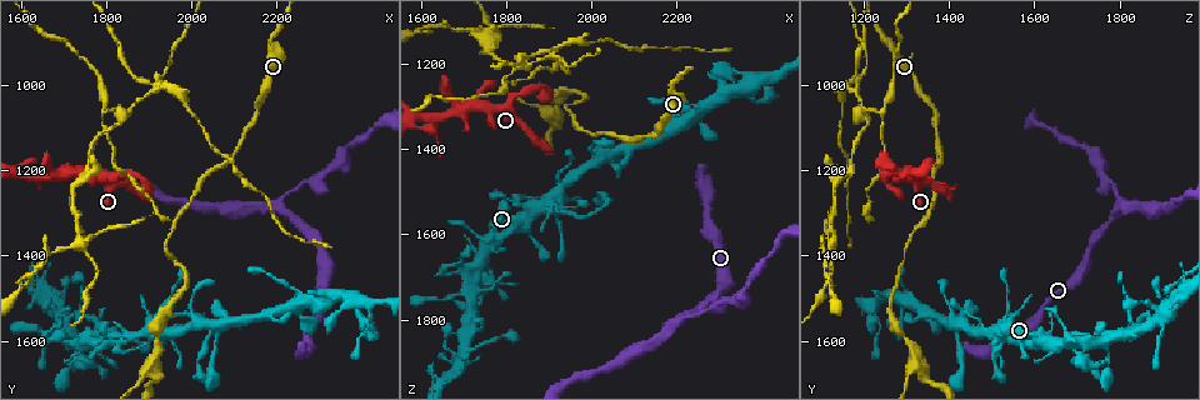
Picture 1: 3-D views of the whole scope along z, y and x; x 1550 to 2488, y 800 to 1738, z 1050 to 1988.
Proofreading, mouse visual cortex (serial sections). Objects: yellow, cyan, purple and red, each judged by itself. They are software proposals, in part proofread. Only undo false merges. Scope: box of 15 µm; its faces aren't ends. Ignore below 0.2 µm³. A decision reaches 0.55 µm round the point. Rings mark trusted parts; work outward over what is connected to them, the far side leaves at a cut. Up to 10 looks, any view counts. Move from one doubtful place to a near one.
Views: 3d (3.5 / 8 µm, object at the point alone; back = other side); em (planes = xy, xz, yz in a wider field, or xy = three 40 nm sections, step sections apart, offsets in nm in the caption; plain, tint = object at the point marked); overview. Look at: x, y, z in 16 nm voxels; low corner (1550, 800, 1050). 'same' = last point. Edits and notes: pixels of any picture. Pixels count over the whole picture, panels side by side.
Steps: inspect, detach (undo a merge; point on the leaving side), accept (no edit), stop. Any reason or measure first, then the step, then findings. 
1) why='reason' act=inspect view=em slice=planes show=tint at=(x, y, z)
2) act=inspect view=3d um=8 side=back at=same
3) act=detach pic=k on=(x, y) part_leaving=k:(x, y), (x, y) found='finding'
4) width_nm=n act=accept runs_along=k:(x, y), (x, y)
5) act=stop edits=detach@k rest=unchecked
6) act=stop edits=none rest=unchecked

why='abrupt turn' act=inspect view=3d um=3.5 side=back at=(1770, 1650, 1710)

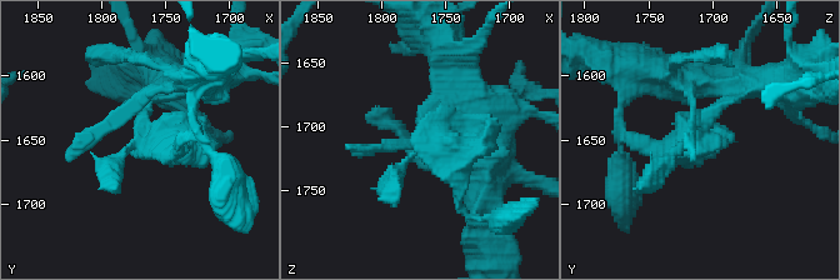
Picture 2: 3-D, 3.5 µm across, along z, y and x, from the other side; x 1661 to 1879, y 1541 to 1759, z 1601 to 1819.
why='need the tissue' act=inspect view=em slice=xy step=1 show=tint at=(1768, 1644, 1712)

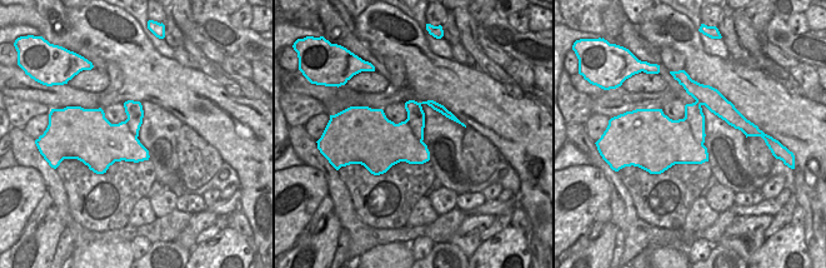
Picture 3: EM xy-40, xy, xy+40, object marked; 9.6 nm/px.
width_nm=400 act=accept runs_along=2:(753, 79), (685, 144), (710, 144) found='one cell here'

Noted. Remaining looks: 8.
why='branch point' act=inspect view=3d um=8 at=(2210, 1290, 1795)

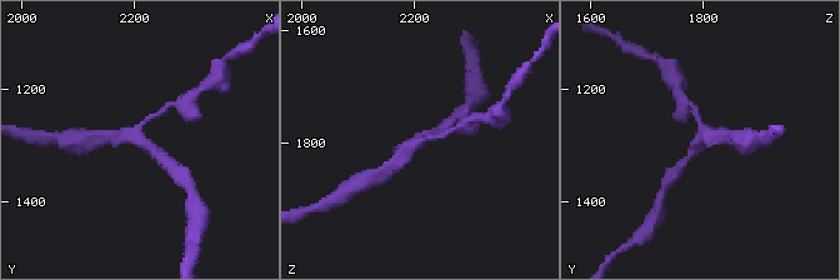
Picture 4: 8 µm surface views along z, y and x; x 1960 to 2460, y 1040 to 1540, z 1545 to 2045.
act=inspect view=em slice=xy step=3 show=tint at=(2210, 1285, 1800)

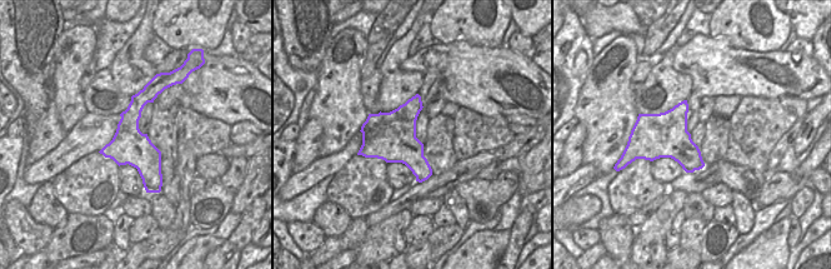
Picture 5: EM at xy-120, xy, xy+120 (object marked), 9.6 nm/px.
arm_widths_nm=150,200,300 act=accept runs_along=5:(149, 89), (131, 115), (149, 189) found='all the same cell'

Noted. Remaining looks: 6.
why='narrows sharply' act=inspect view=em slice=xy step=5 show=tint at=(2365, 1145, 1710)

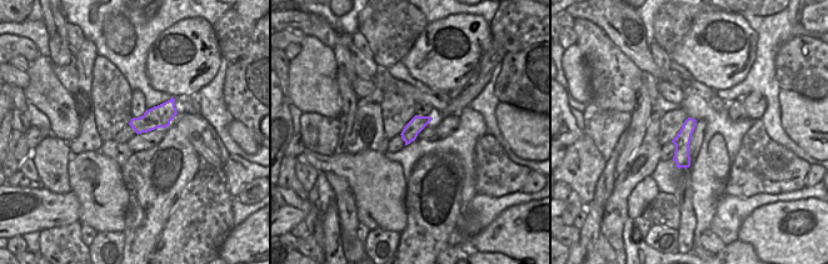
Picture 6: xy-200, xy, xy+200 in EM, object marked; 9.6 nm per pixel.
act=inspect view=3d um=3.5 at=same

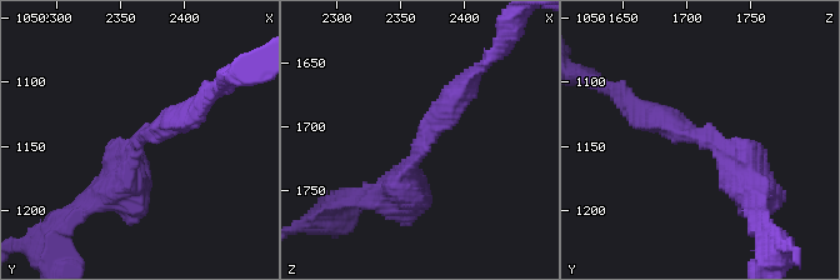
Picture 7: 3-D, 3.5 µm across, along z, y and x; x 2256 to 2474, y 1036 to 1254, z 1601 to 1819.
act=accept runs_along=6:(692, 121), (682, 140), (679, 164) found='continuous, no second cell'

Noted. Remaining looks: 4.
why='three-way junction' act=inspect view=3d um=3.5 at=(1900, 1655, 1325)

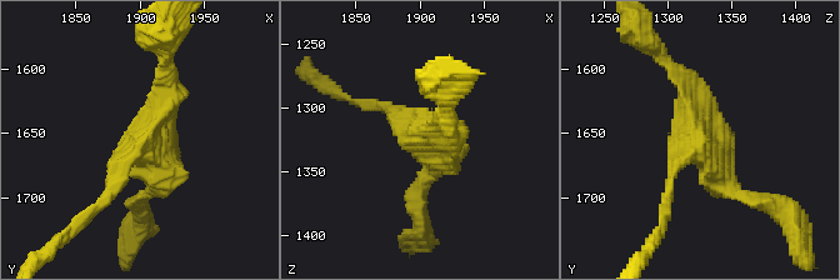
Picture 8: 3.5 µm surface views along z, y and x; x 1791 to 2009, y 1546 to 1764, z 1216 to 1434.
arms=3 arm_widths_nm=150,250,250 act=inspect view=em slice=xy step=1 show=tint at=(1908, 1654, 1322)

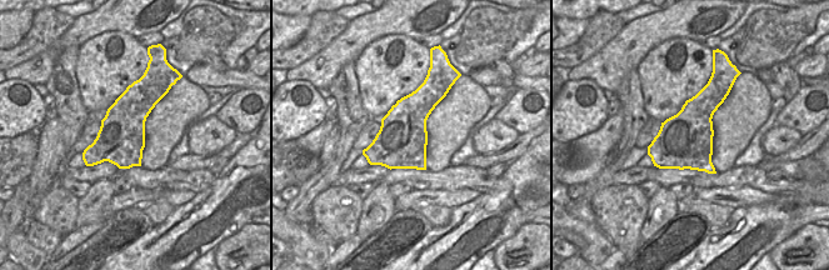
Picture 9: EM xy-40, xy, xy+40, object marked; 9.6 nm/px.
width_nm=480 act=accept runs_along=8:(669, 65), (743, 195) found='all the same cell'

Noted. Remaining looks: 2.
act=stop edits=none rest=unchecked

